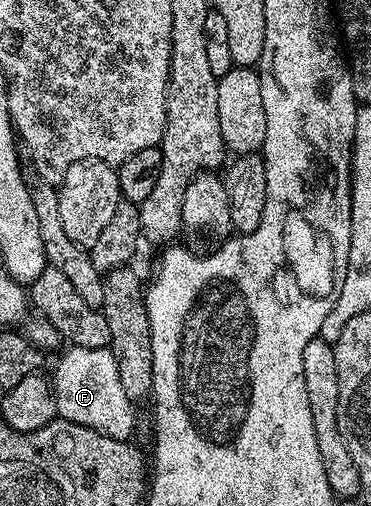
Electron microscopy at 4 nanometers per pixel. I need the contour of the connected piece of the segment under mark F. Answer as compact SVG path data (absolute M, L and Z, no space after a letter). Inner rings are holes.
M70 346L67 349L52 371L59 417L80 426L88 426L108 438L130 440L134 432L135 405L120 387L120 373L116 370L114 355L109 348Z

